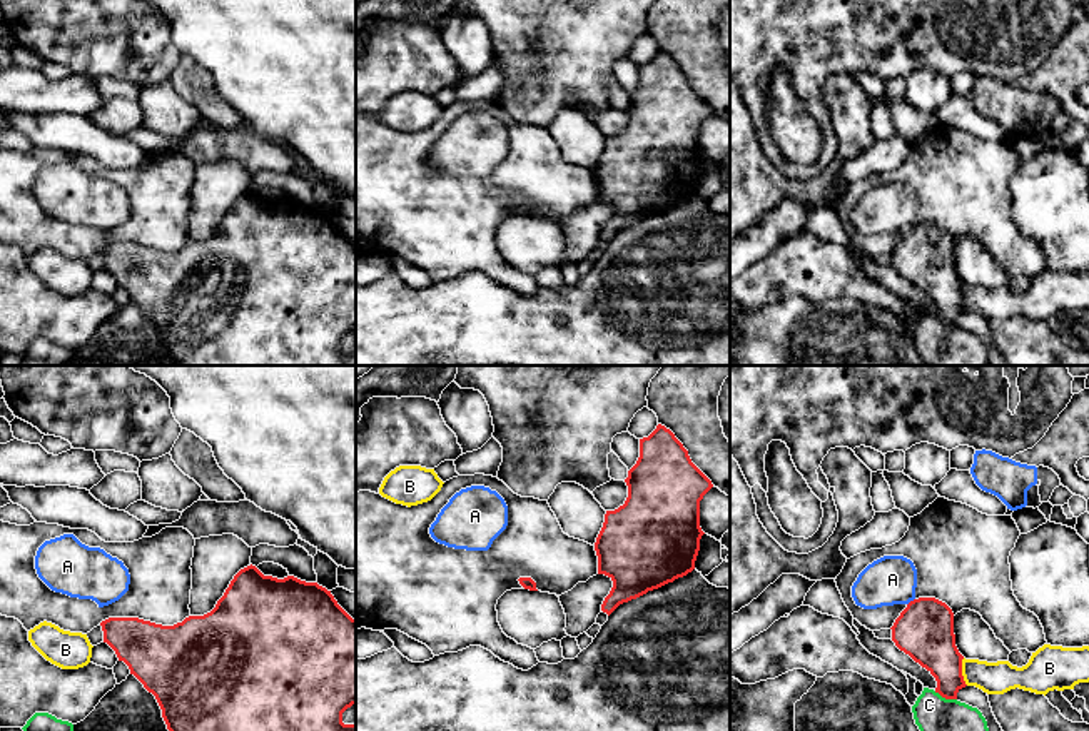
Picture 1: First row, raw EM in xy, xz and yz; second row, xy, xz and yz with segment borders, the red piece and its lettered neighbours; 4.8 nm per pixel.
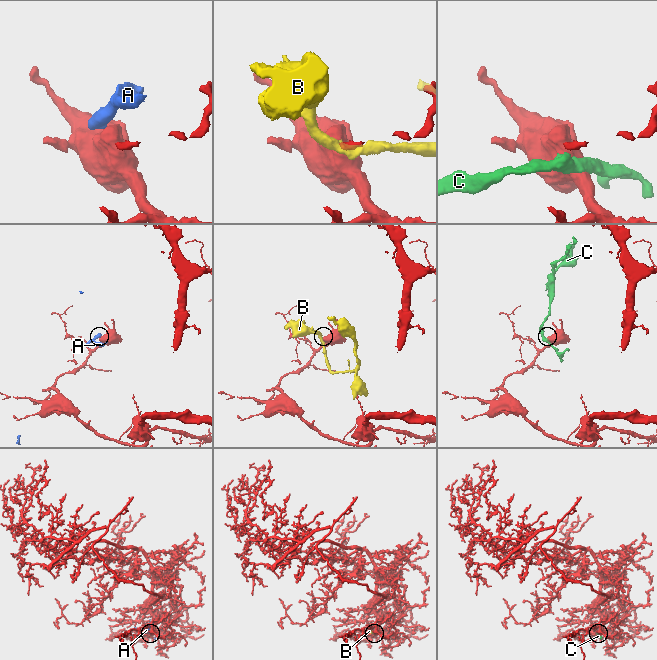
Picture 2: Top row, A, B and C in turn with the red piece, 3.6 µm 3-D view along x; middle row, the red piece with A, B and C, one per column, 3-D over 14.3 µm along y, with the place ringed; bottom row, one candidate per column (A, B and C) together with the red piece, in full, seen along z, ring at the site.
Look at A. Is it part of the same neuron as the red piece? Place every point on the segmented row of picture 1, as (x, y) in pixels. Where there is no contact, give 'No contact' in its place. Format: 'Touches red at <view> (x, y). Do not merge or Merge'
Touches red at yz (911, 601). Do not merge

